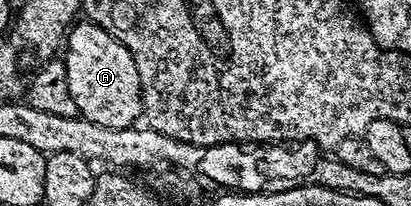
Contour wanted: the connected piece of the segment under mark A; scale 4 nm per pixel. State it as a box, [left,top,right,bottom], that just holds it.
[63,20,142,130]

